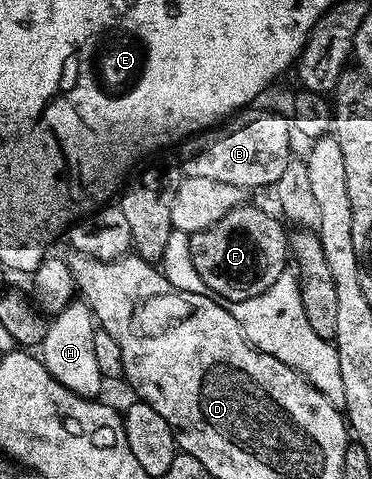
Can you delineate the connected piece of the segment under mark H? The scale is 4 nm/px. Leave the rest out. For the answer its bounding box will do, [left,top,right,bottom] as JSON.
[41,300,105,398]

